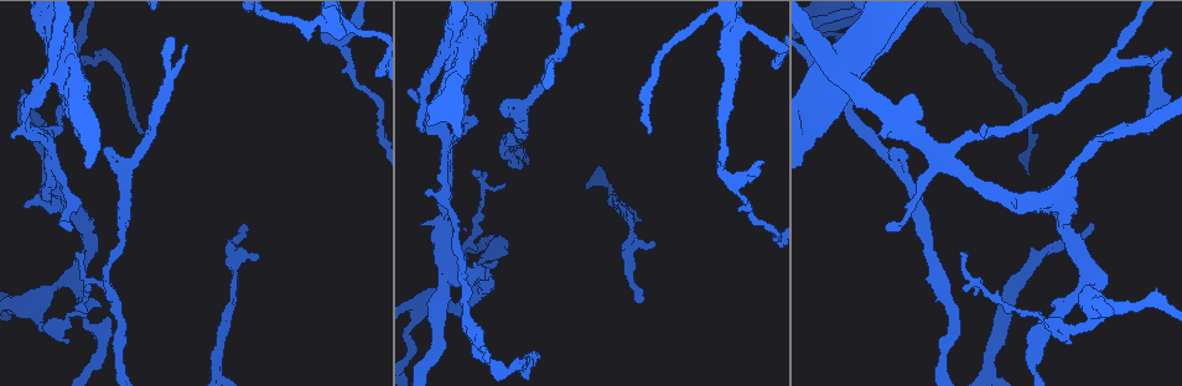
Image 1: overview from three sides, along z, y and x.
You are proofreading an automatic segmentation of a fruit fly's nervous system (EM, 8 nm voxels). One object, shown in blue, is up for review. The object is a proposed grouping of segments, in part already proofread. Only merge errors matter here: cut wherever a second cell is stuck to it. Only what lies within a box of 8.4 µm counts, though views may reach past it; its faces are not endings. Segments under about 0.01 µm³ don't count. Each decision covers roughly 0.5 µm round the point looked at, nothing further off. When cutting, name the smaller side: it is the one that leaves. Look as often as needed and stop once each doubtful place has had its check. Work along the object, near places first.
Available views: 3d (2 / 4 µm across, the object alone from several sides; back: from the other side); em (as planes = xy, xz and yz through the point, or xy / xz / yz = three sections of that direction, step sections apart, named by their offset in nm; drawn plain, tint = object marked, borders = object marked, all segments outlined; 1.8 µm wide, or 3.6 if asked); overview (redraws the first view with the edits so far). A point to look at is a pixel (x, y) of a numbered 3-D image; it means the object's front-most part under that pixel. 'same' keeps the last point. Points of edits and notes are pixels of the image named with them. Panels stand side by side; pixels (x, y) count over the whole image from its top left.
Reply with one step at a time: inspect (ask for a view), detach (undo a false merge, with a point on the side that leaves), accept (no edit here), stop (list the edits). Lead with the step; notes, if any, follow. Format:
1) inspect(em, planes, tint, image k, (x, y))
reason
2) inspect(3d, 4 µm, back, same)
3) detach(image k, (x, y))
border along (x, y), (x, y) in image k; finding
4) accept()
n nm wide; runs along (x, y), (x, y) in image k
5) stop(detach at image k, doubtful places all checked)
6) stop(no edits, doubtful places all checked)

inspect(em, 3.6 µm, planes, borders, image 1, (843, 73))

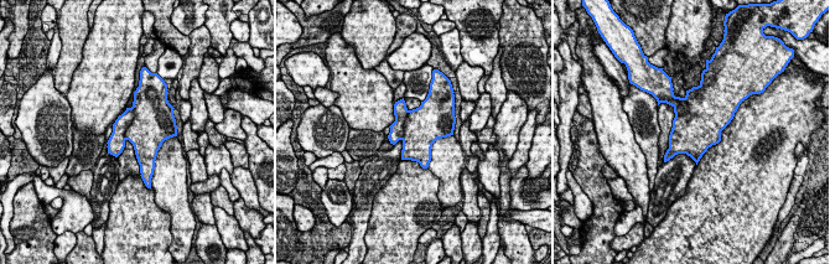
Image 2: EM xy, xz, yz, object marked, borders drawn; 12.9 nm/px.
detach(image 2, (149, 128))
border along (131, 107), (134, 118), (125, 139) in image 2; two cells meet here

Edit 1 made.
inspect(overview)
redraw

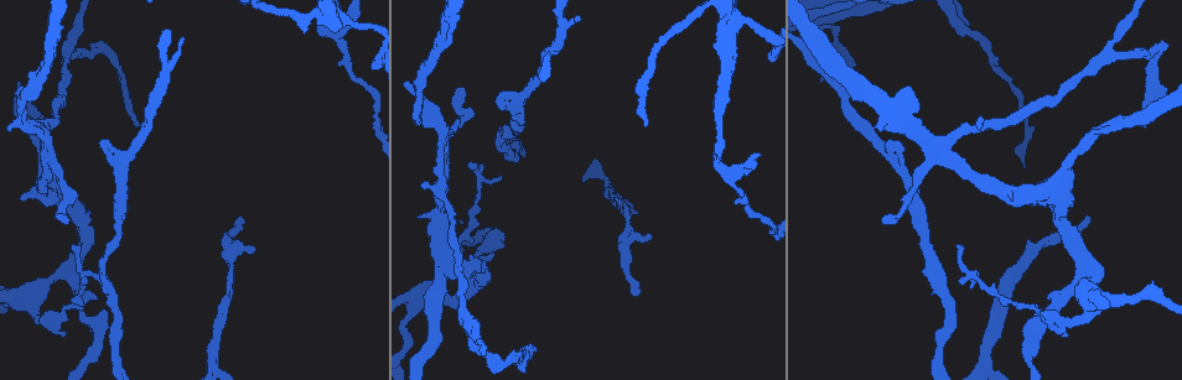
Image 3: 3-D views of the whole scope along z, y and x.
inspect(em, planes, tint, image 3, (441, 152))
abrupt turn

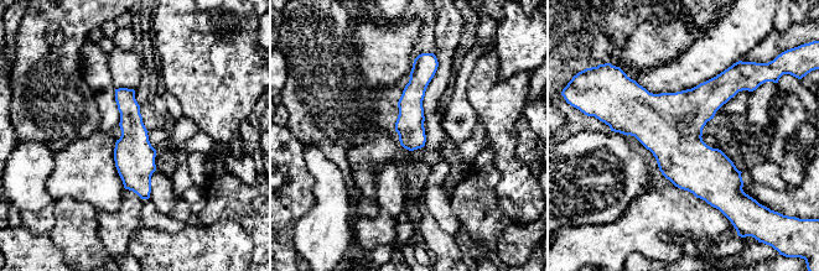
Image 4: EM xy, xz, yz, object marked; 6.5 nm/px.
accept()
runs along (122, 90), (145, 196) in image 4; all the same cell

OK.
inspect(3d, 2 µm, image 3, (33, 294))
arms run side by side

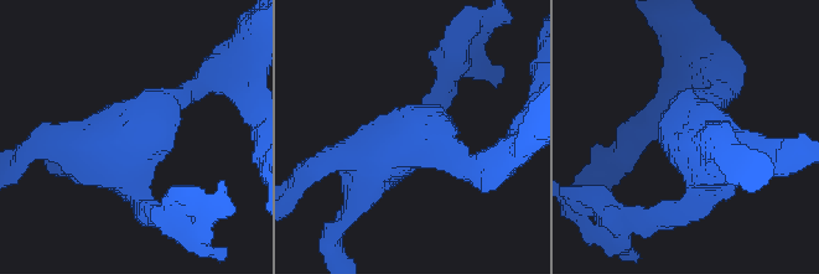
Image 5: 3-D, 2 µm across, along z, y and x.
inspect(em, 3.6 µm, planes, tint, image 5, (128, 145))
4 arms

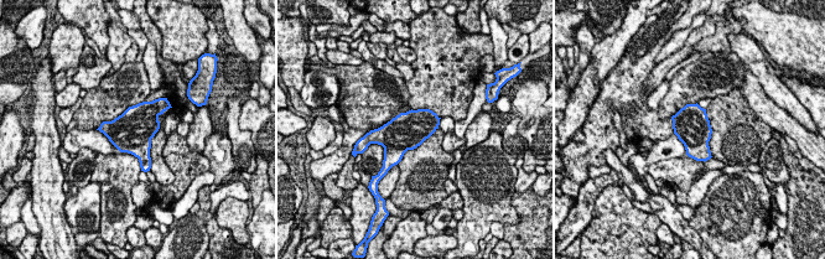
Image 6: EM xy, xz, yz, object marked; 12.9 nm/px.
accept()
all the same cell

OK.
inspect(3d, 4 µm, image 3, (719, 166))
narrows sharply

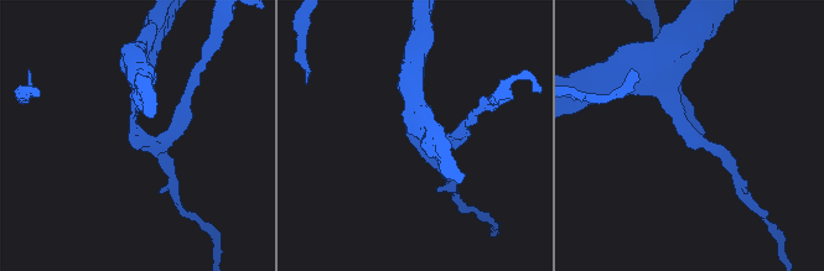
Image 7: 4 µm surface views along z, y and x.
inspect(em, xy, step 16, tint, image 7, (138, 137))
3 arms; shape alone is not enough

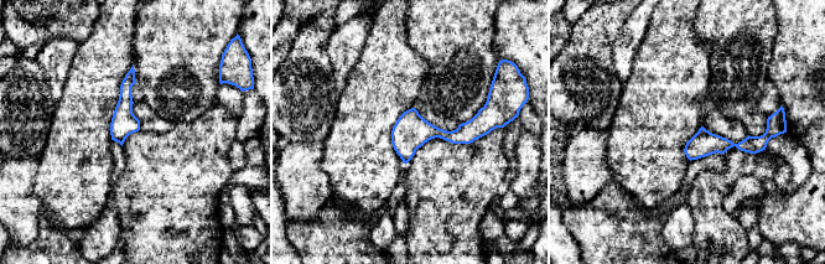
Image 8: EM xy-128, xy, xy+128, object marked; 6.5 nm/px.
inspect(em, planes, tint, same)
another direction

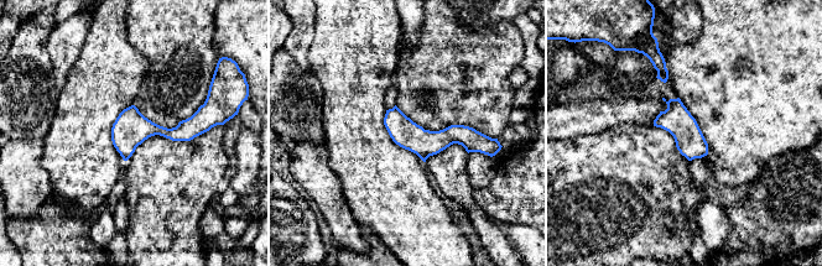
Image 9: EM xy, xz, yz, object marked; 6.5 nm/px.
accept()
runs along (386, 120), (414, 137), (482, 139) in image 9; continuous, no second cell

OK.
stop(detach at image 2, doubtful places all checked)

